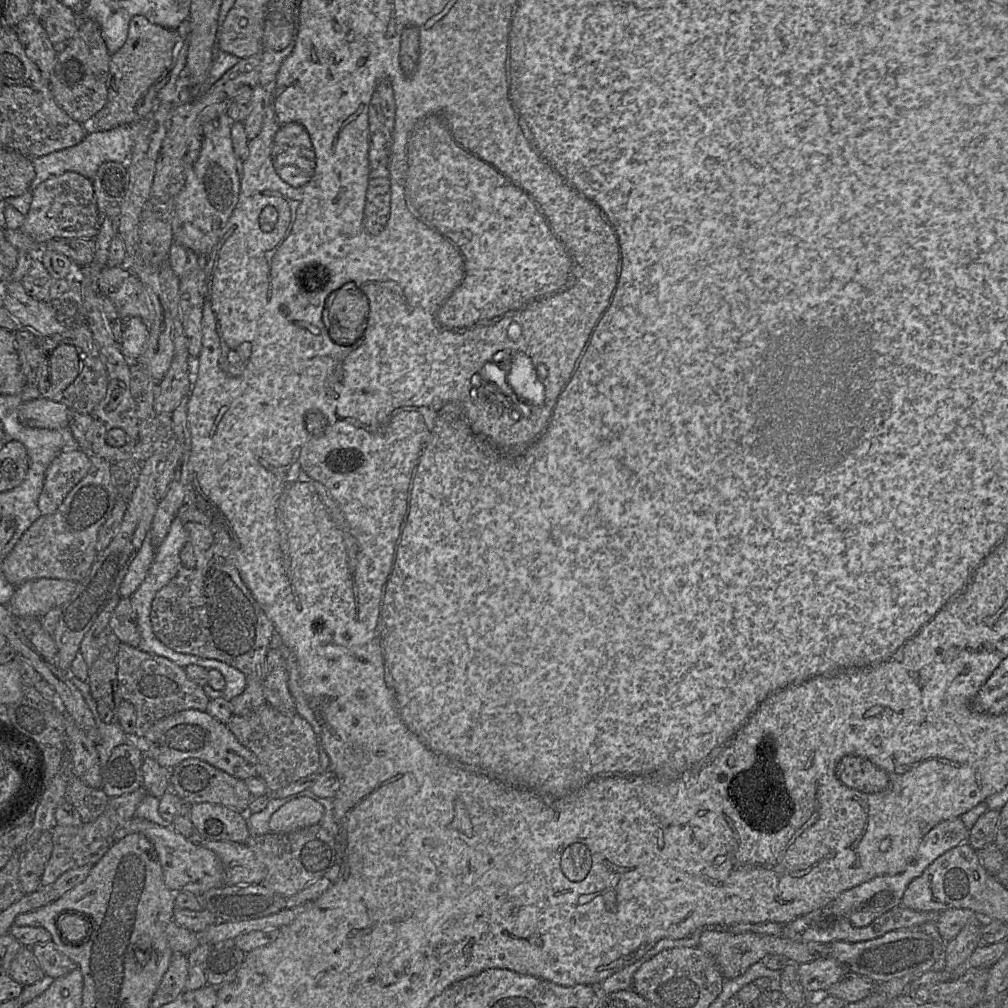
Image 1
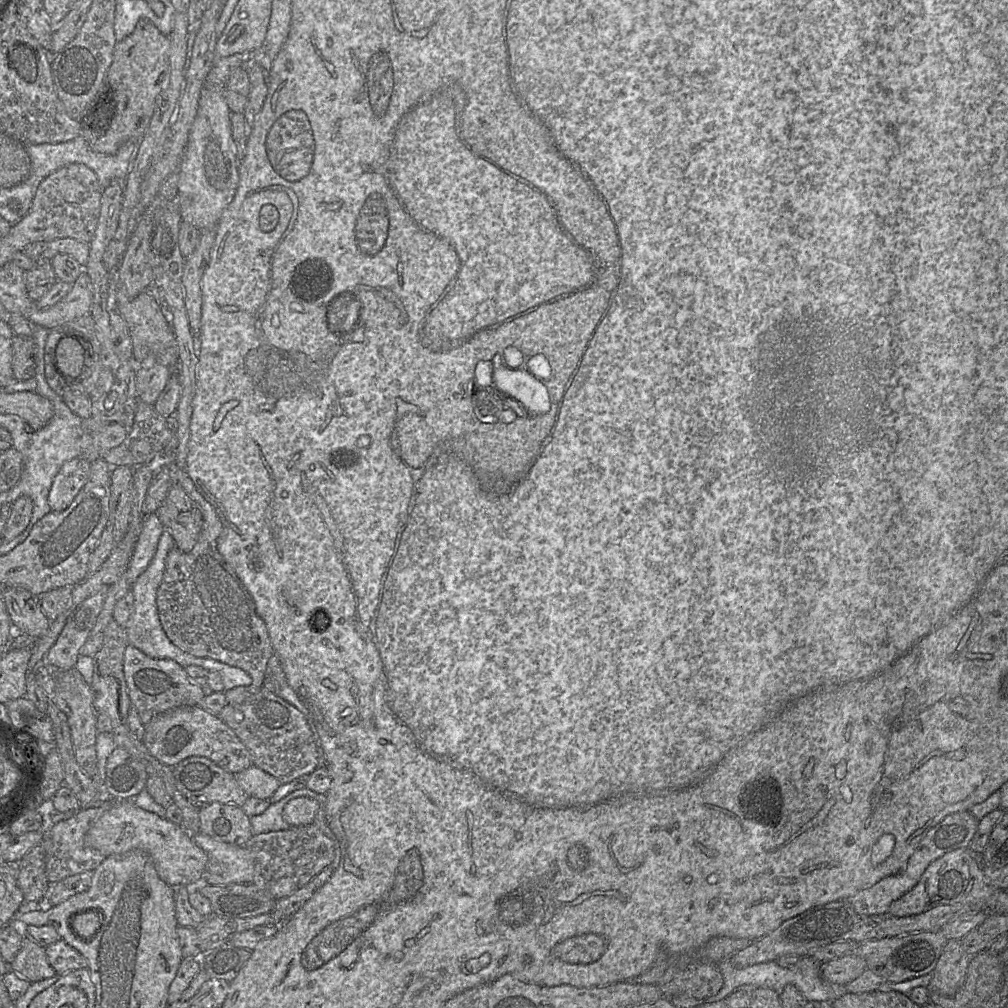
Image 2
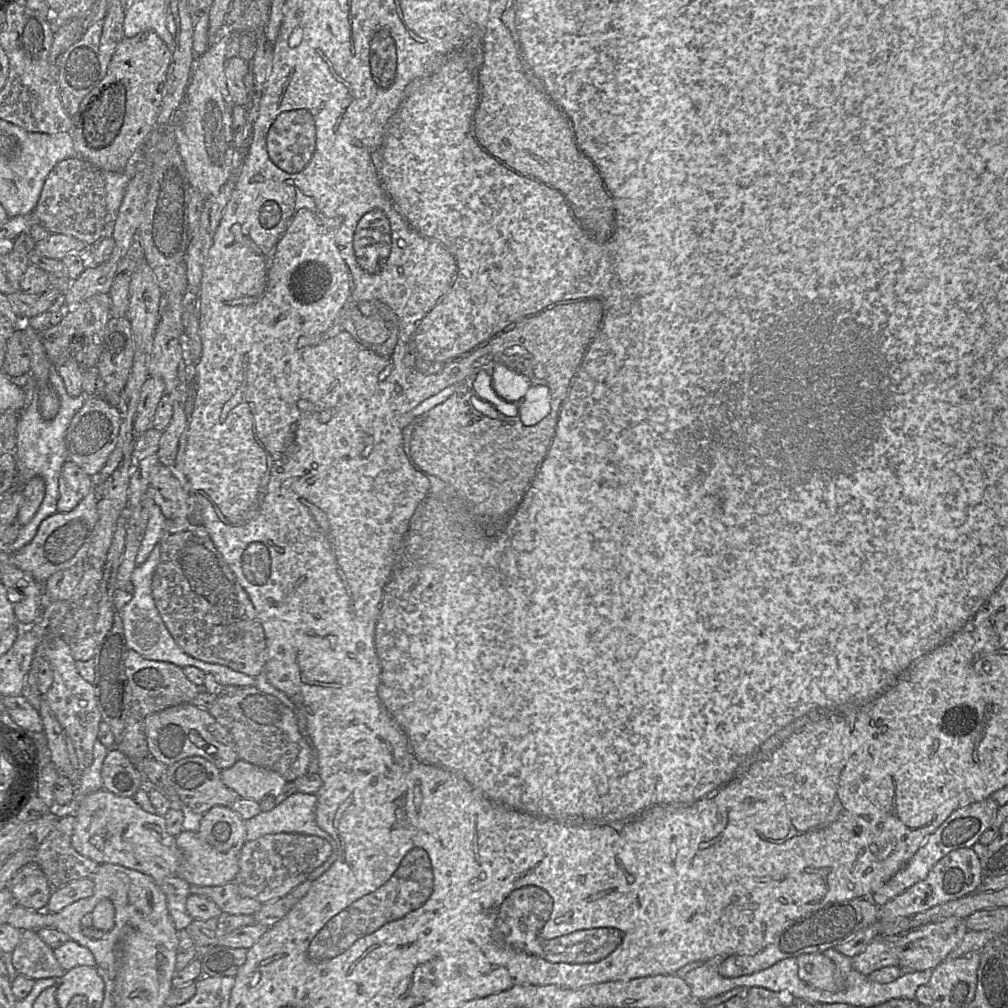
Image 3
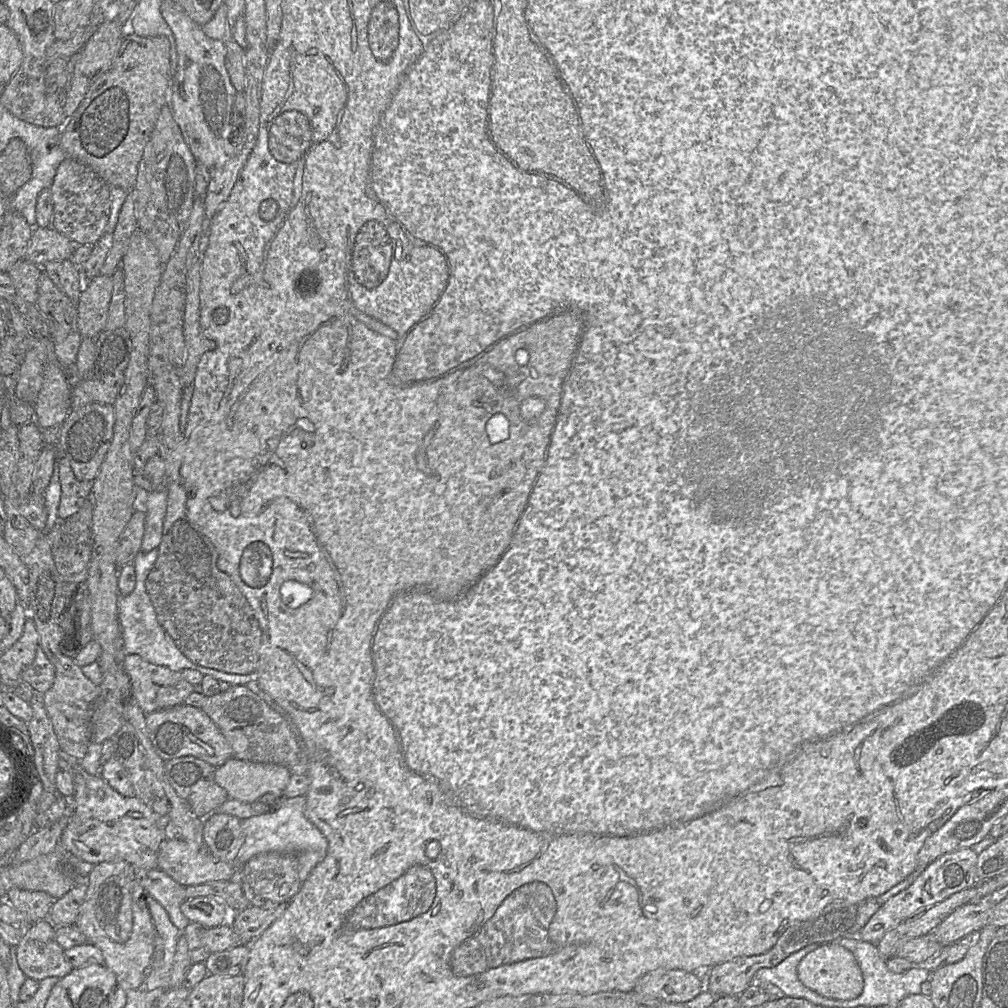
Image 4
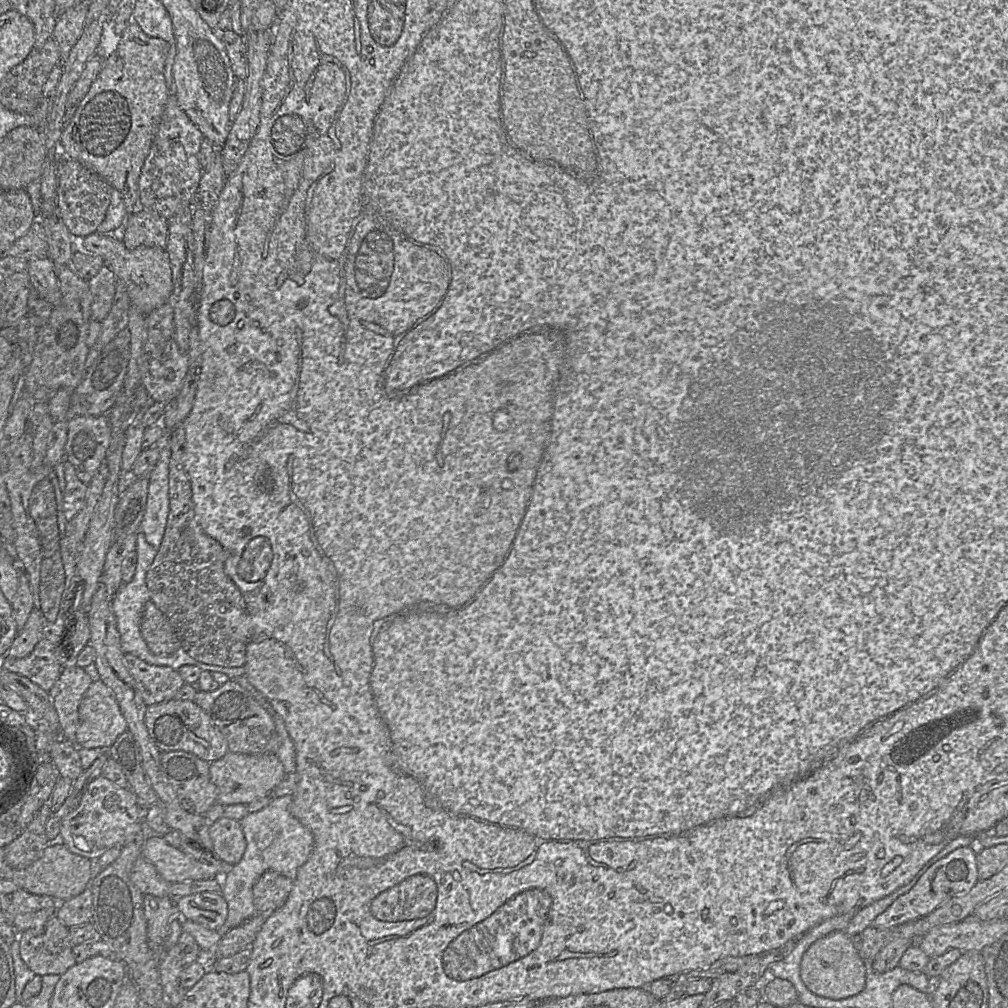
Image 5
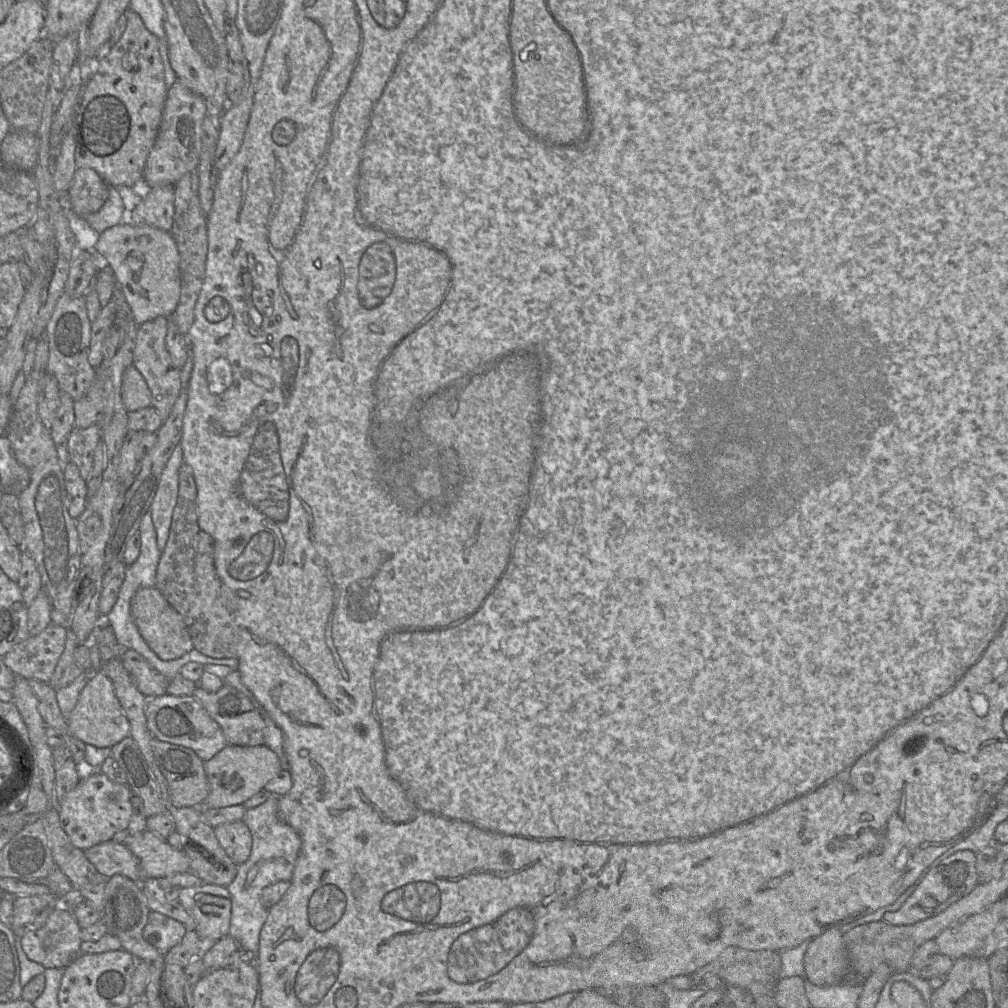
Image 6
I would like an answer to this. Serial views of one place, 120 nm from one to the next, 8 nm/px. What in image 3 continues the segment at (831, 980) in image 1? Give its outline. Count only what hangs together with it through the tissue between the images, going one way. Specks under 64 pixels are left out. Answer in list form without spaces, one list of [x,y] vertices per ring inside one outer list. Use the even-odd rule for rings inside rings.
[[[877,936],[863,952],[851,959],[853,968],[867,976],[882,967],[899,966],[899,956],[891,943],[891,938],[882,936]]]

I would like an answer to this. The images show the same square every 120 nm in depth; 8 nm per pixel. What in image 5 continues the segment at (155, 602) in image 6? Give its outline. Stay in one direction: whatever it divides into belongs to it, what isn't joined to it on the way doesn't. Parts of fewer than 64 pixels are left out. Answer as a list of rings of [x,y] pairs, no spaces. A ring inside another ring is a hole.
[[[151,600],[144,607],[140,632],[155,655],[170,656],[181,648],[181,642],[167,617]]]

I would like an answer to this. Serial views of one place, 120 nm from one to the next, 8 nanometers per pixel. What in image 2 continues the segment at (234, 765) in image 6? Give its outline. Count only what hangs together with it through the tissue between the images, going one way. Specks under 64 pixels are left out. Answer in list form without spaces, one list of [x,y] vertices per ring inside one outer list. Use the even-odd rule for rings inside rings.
[[[255,765],[234,774],[237,783],[251,798],[269,800],[281,783]]]

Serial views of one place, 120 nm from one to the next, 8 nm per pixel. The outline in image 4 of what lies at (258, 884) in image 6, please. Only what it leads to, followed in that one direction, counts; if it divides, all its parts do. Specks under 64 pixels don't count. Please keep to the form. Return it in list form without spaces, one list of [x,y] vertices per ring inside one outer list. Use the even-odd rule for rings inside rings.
[[[305,796],[286,799],[275,812],[252,816],[241,821],[244,843],[233,863],[237,871],[255,855],[267,852],[290,853],[298,856],[298,875],[301,882],[309,876],[315,865],[326,856],[328,841],[319,829],[304,815]]]

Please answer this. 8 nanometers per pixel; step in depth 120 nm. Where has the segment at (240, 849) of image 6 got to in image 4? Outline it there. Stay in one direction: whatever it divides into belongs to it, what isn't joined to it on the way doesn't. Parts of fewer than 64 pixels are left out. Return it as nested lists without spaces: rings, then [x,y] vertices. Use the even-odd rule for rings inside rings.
[[[213,812],[204,818],[203,840],[211,854],[226,863],[233,863],[244,843],[238,817]]]

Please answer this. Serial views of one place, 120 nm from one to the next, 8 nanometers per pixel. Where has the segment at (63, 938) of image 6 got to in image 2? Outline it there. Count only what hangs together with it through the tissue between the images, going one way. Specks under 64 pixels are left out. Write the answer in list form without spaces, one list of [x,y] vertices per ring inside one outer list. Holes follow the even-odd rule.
[[[25,935],[19,952],[10,964],[10,970],[30,983],[56,975],[54,968],[47,959],[45,947]]]

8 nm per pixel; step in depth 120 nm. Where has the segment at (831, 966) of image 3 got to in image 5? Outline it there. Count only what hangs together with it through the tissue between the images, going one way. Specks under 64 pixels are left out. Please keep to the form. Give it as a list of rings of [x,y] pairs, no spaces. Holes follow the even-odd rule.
[[[834,931],[816,940],[803,954],[800,976],[805,986],[814,994],[834,1000],[860,993],[866,983],[866,969],[851,936],[844,931]]]

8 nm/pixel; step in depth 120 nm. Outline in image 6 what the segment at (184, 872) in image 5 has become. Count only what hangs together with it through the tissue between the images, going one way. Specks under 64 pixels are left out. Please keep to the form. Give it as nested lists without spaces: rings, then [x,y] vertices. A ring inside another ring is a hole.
[[[151,831],[128,835],[123,844],[138,859],[144,879],[190,871],[189,859],[183,850],[174,849],[166,839]]]

